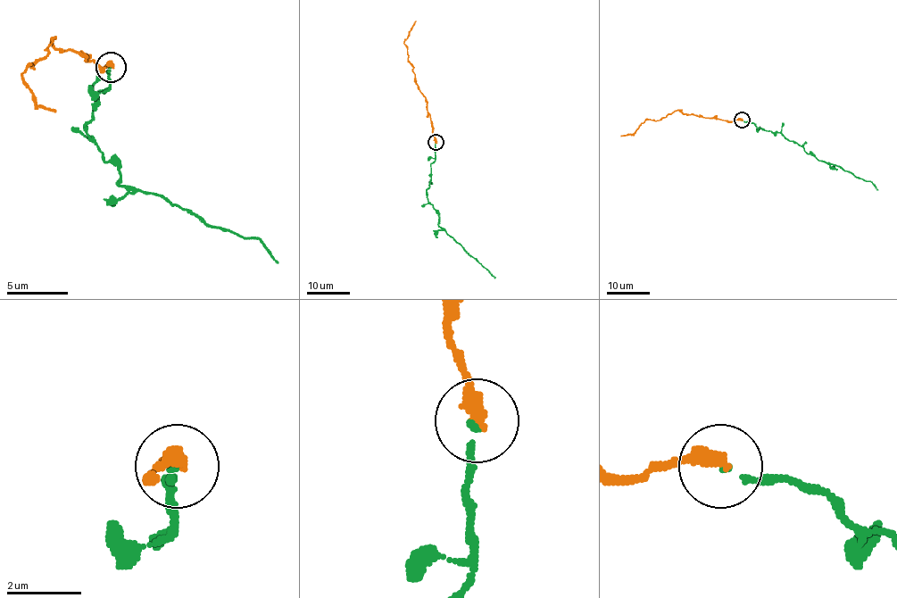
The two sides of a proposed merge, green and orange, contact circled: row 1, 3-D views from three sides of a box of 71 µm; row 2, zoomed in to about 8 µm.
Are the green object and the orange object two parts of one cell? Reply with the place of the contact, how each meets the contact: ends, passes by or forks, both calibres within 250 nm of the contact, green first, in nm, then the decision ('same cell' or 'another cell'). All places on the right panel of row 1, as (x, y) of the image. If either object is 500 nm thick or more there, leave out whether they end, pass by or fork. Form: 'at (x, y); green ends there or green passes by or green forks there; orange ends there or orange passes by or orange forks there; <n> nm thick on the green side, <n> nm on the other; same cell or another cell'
at (742, 120); green ends there; orange ends there; 170 nm thick on the green side, 420 nm on the other; same cell

